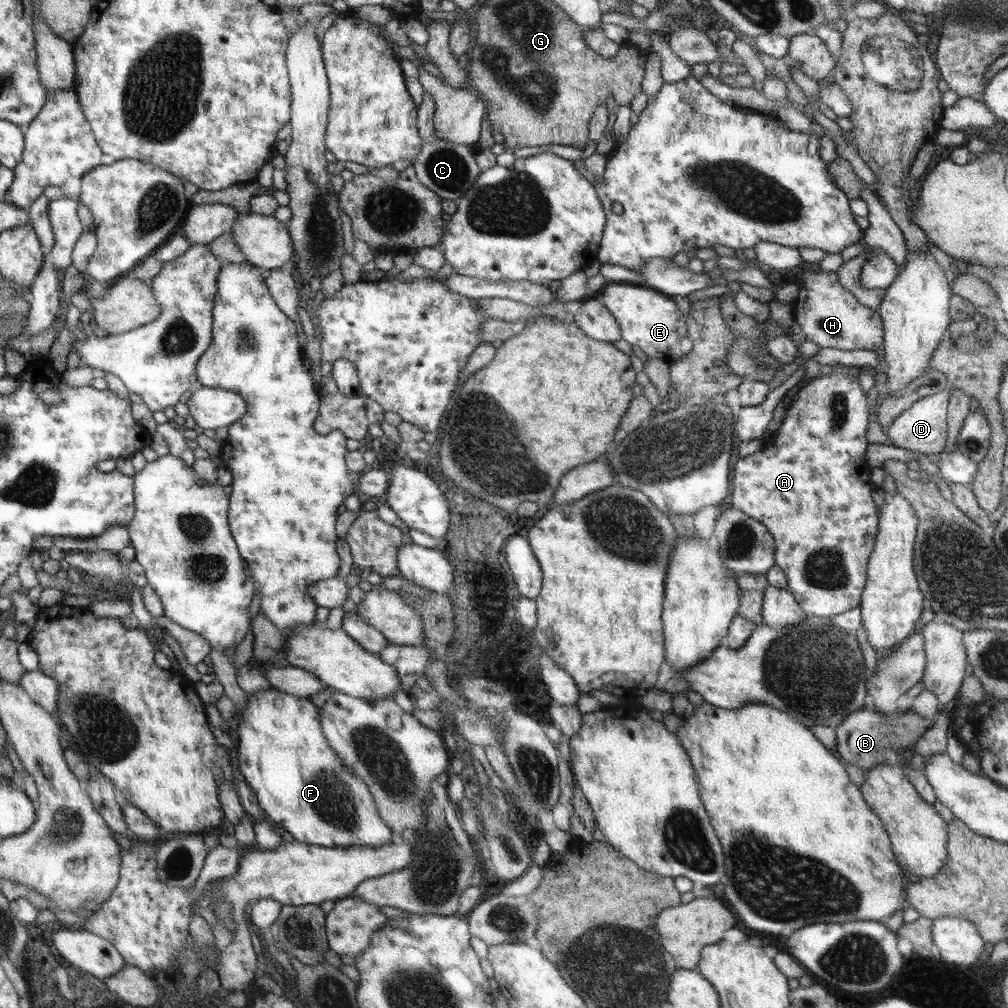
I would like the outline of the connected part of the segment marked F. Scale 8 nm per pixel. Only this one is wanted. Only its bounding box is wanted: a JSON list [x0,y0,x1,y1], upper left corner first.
[235,689,393,847]

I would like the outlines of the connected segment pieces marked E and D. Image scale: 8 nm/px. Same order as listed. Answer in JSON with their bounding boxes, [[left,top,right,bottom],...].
[[595,282,693,364],[888,386,952,455]]

